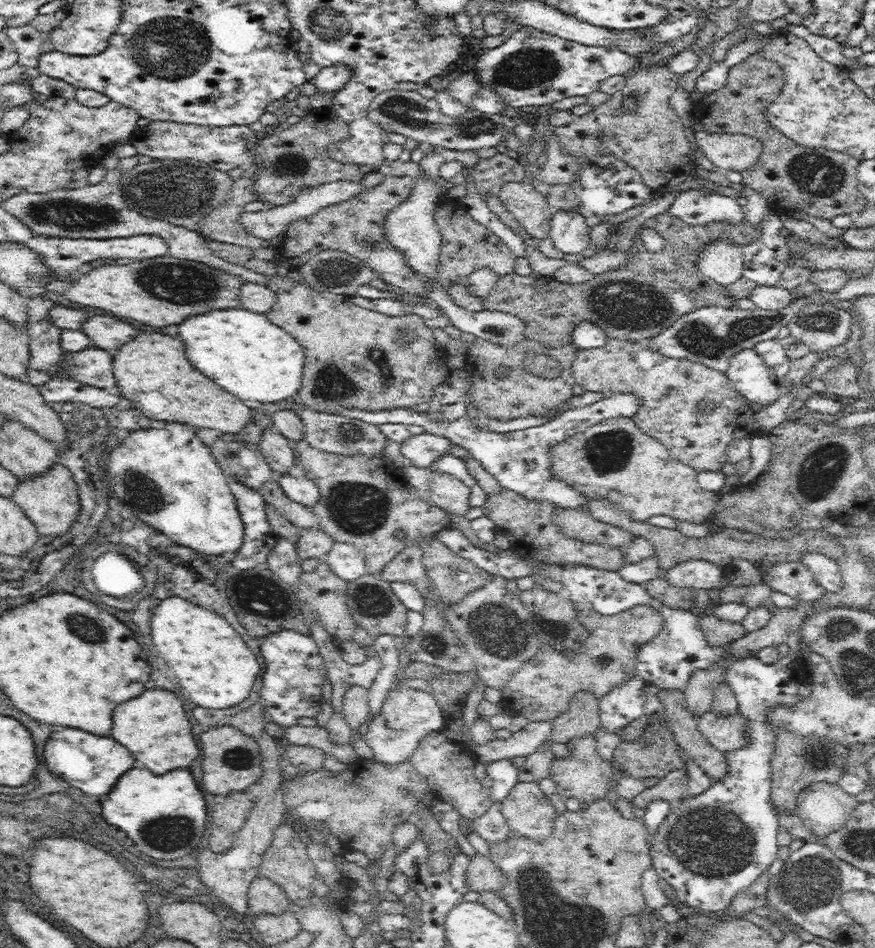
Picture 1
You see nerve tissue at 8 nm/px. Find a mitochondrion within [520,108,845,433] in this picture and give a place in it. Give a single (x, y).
(628, 305)

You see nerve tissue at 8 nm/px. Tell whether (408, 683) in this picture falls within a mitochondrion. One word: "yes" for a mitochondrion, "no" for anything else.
no

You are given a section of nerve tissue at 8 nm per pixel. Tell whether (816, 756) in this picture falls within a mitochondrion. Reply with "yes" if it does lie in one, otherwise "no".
yes

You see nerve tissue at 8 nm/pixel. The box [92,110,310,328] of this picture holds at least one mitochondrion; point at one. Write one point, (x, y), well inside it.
(176, 190)

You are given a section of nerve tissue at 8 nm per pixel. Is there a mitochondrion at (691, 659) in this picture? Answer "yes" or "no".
no

